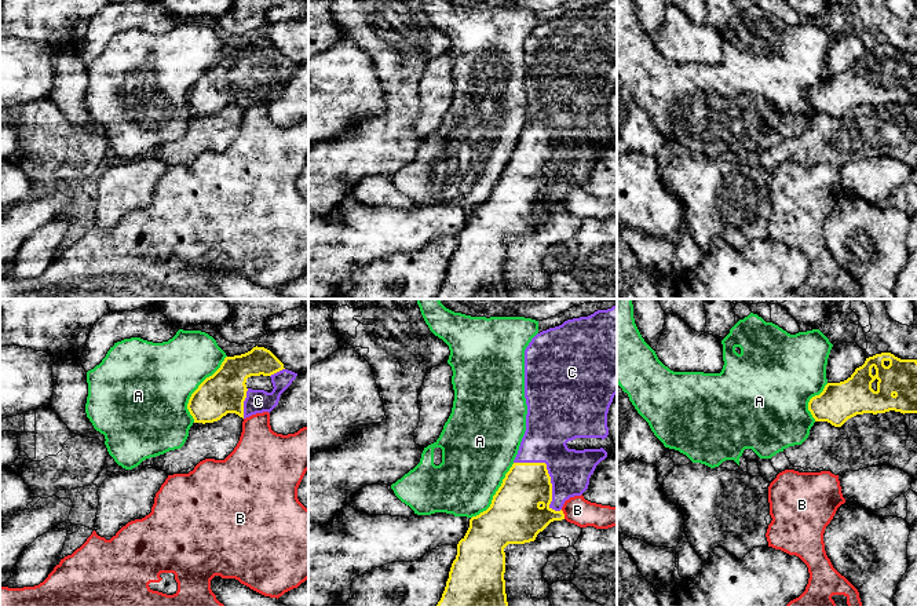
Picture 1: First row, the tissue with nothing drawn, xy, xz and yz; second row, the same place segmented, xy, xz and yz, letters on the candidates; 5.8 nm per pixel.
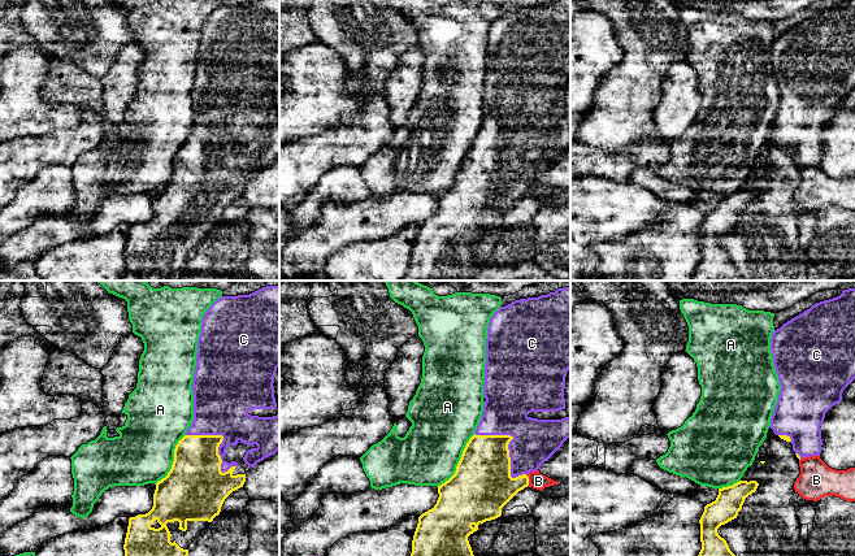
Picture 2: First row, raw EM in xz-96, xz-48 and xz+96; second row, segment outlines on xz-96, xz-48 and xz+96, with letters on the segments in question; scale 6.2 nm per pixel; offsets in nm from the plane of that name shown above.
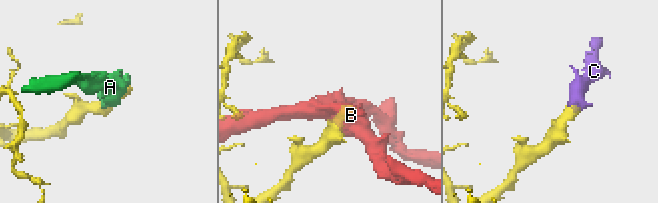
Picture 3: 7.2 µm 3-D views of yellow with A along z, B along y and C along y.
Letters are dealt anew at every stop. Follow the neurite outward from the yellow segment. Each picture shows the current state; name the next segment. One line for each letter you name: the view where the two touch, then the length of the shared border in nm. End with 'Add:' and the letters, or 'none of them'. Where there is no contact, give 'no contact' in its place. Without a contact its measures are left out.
C: contact in xz; length 400 nm
Add: C

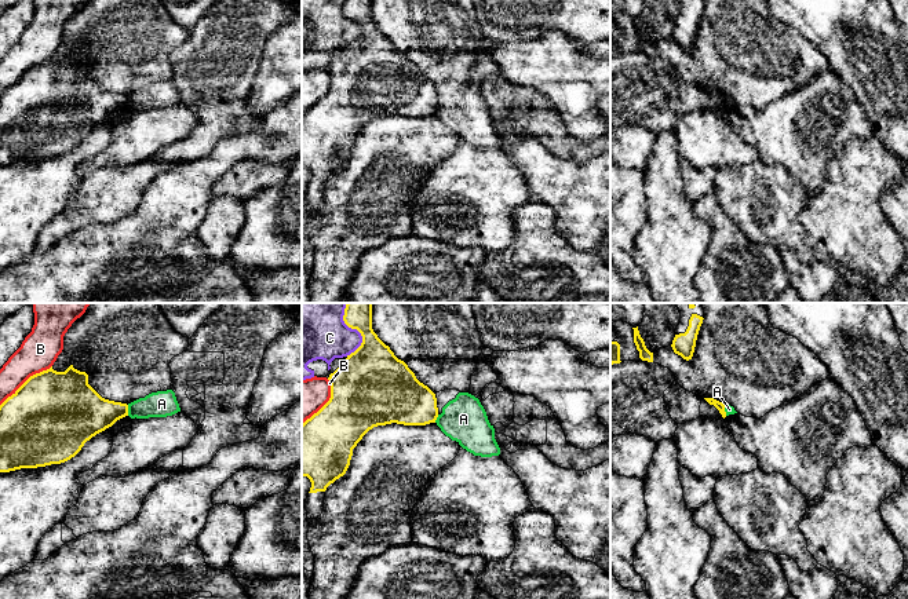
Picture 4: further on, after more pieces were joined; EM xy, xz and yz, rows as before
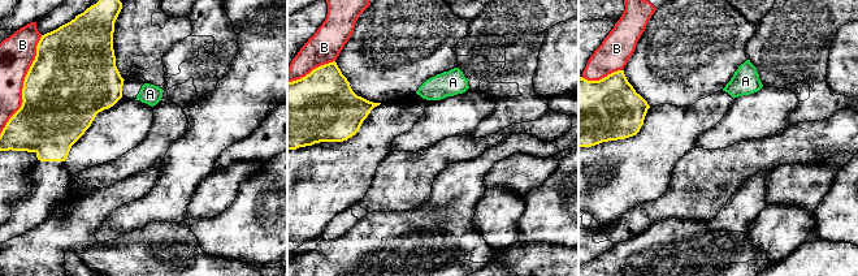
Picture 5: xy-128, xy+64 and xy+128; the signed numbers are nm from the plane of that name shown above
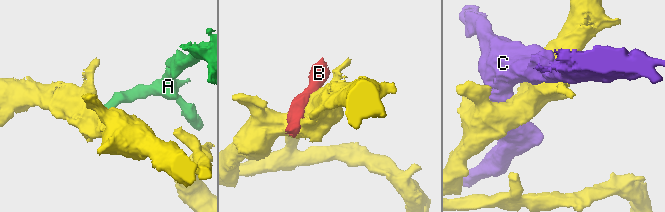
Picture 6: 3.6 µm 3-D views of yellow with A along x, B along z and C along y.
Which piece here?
Add: none of them

